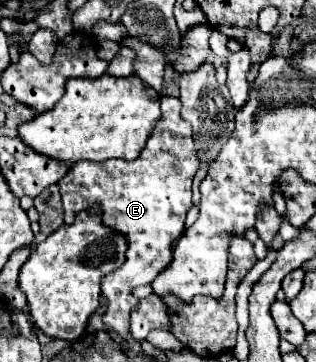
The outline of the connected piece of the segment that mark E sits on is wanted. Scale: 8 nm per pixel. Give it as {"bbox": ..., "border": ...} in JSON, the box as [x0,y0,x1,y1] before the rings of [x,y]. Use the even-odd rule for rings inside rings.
{"bbox":[58,95,198,339],"border":[[[162,95],[160,107],[162,115],[136,161],[110,159],[104,163],[74,163],[58,181],[66,223],[74,221],[82,209],[100,205],[102,223],[128,241],[124,265],[102,277],[102,297],[106,299],[102,321],[124,339],[130,333],[130,313],[138,307],[132,289],[138,285],[152,285],[152,281],[172,263],[172,243],[184,231],[186,213],[192,207],[192,177],[198,171],[192,129],[180,119],[178,97]]]}

